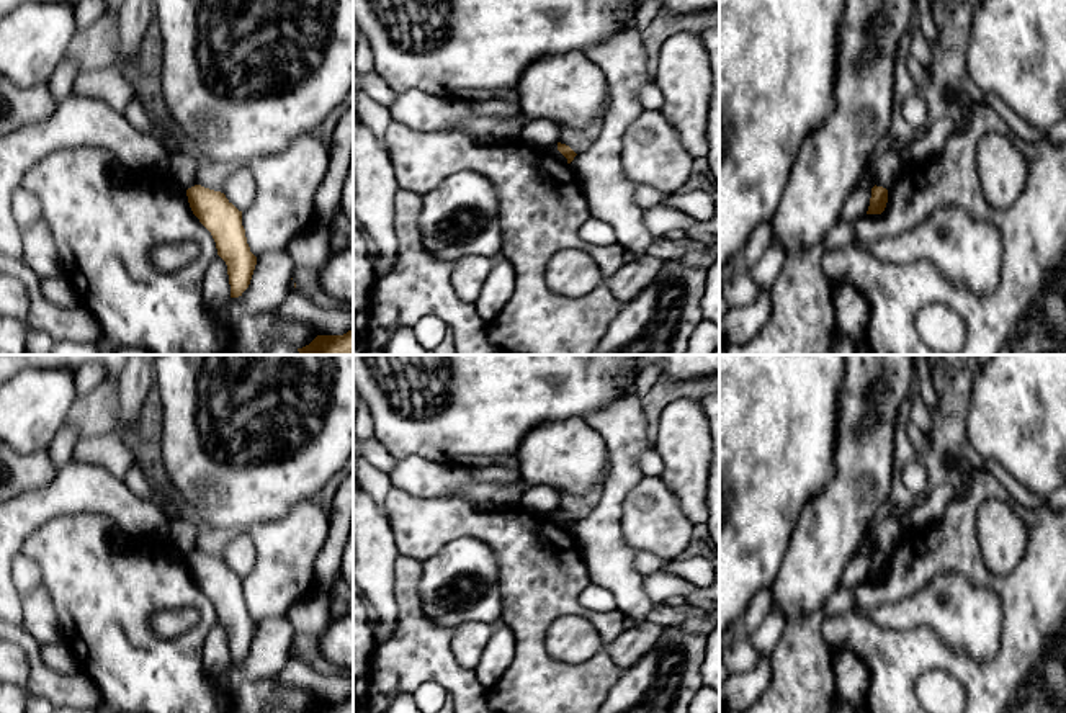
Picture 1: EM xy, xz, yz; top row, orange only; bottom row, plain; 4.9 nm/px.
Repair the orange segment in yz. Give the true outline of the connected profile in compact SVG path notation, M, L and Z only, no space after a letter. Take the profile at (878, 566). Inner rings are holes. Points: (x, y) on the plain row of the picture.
M883 553L871 554L871 564L867 581L881 581L888 569L888 556Z

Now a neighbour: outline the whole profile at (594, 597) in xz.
M589 584L582 590L579 602L590 612L608 613L618 610L613 594L597 584Z

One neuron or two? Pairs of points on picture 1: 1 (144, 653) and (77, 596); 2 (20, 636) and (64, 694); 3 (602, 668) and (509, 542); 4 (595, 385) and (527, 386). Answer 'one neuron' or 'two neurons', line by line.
1: one neuron
2: one neuron
3: one neuron
4: one neuron

